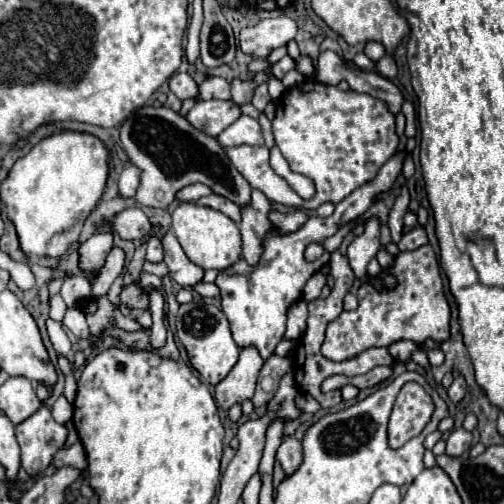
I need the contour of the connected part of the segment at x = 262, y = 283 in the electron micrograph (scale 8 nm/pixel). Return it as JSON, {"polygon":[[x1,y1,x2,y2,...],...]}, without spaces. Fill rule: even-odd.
{"polygon":[[397,152,393,158,389,158,385,162,385,166,379,170,377,178,371,180,369,184,357,188,345,200,341,200,329,218,311,216,299,230,295,230,291,234,281,234,281,232,277,232,277,228,271,228,271,232,263,238,263,254,255,266,249,266,241,258,233,266,219,270,215,284,219,286,219,292,221,292,221,308,223,308,227,320,231,324,231,334,233,334,233,340,237,342,239,348,253,344,261,352,263,360,267,360,273,354,273,348,279,344,279,340,285,332,289,306,303,296,305,282,315,272,319,272,331,258,331,254,325,252,319,260,307,262,303,258,303,250,311,242,323,242,325,238,333,236,339,230,339,226,361,216,371,206,371,202,377,194,391,188,395,178,401,174,403,158,405,158,405,152]]}

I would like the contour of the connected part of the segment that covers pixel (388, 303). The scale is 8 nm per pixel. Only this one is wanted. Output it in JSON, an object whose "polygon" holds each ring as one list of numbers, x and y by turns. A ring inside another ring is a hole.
{"polygon":[[425,244,411,252,401,252,395,258,395,266,389,268,397,278,395,290,377,292,371,284,363,284,357,292,359,306,353,312,341,312,325,332,325,342,321,354,333,362,343,362,359,356,369,348,389,346,399,340,413,340,421,344,427,338,443,342,449,338,449,304,443,294,443,282,439,274,439,264,431,244]]}

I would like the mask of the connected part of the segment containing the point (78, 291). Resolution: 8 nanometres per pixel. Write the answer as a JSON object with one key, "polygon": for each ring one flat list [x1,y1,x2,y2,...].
{"polygon":[[69,276,69,280,64,283,60,295,69,308,81,306,81,302,85,302,85,300,91,298,89,280,85,276]]}

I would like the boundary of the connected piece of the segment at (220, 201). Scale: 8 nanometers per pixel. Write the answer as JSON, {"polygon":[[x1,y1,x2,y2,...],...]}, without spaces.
{"polygon":[[211,194,211,196,199,198,199,200,197,200,197,204,201,204,201,206,209,206,209,208,213,208,213,210,219,210,219,212,227,214,235,224,239,224,239,222,241,222,241,208,239,208,235,202,231,202,231,200,223,198,223,196]]}

